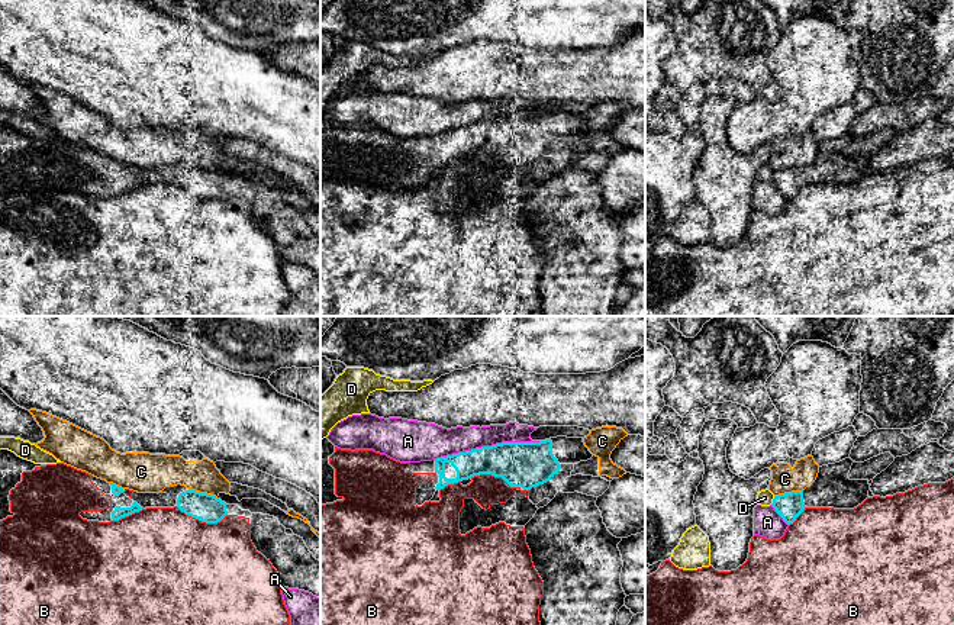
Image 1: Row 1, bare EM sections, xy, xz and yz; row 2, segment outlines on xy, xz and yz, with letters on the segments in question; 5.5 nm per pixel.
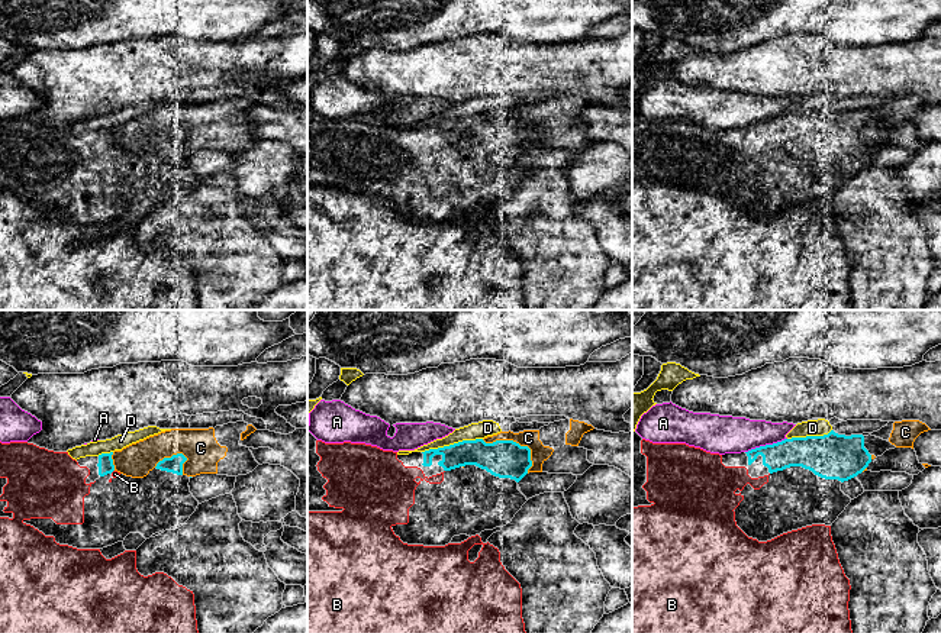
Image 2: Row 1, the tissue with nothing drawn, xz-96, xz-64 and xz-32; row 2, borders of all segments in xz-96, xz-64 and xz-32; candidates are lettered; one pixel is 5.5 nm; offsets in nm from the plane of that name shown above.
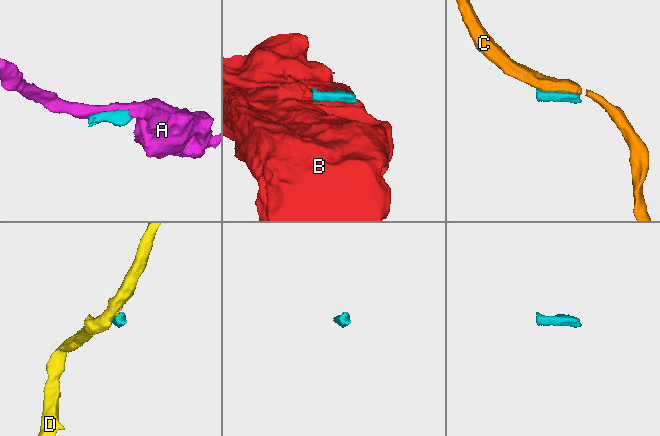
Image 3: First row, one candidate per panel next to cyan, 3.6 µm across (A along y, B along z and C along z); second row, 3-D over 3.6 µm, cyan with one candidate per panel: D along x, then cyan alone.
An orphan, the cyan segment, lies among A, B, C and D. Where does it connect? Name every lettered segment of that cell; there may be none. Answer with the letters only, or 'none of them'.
none of them

